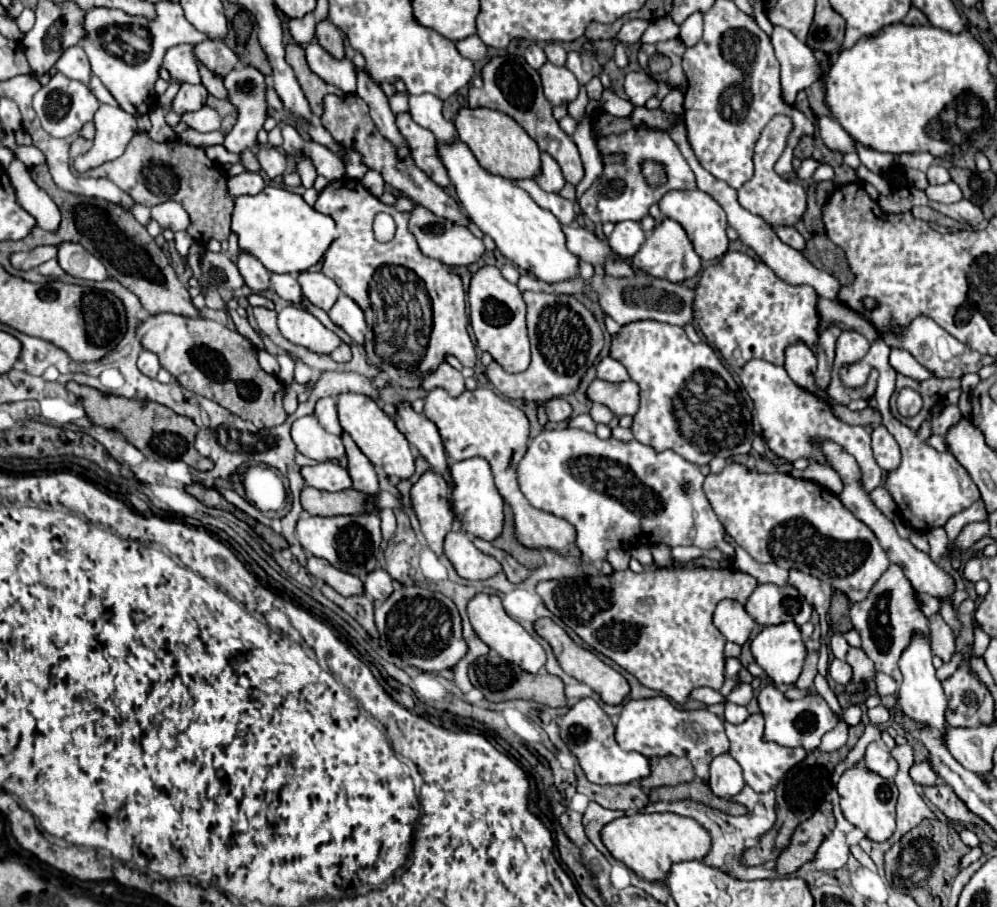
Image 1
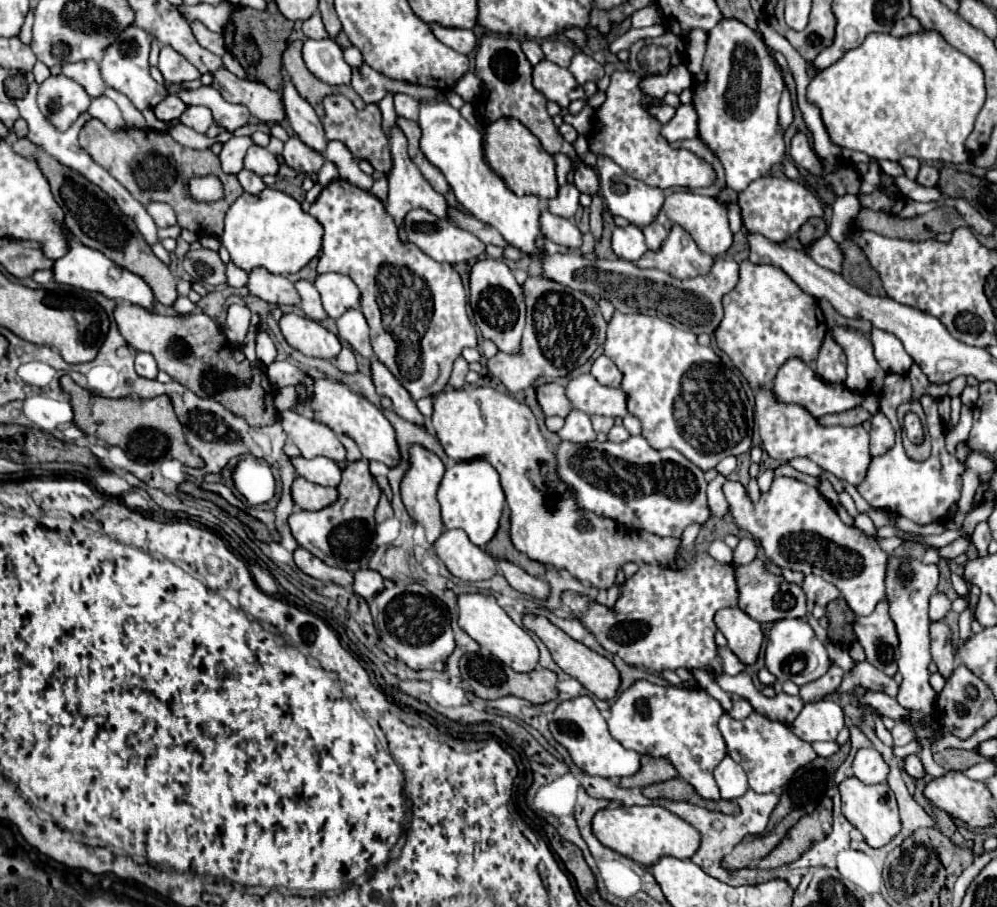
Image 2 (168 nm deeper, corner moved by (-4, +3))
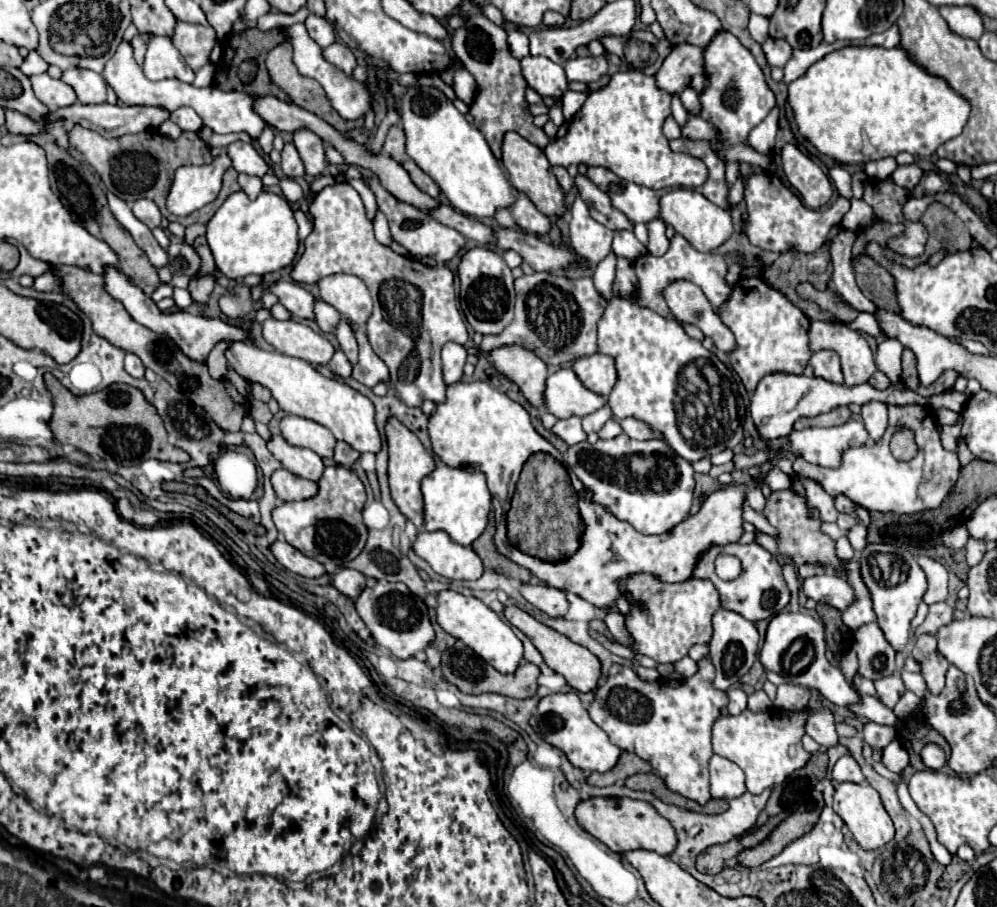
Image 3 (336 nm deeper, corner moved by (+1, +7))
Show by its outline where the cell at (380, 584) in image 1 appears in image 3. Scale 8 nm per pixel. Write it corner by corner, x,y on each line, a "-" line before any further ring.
344,567
340,573
334,575
332,585
334,585
340,593
348,595
350,599
356,599
356,597
362,593
362,589
366,587
366,575
360,573
360,571
356,571
356,569

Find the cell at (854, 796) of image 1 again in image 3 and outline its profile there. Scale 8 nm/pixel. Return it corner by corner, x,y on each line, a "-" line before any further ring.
840,783
834,793
834,811
844,819
844,823
848,825
848,829
852,831
854,839
858,841
858,845
862,849
878,849
878,847
886,845
890,839
894,839
892,819
886,813
886,809
880,801
880,795
868,783
864,783
864,785

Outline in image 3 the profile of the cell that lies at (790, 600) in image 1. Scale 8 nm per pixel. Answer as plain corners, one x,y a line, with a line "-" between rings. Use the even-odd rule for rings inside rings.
732,543
732,545
724,545
724,547
720,547
720,545
710,547
700,557
700,561
698,561
692,575
700,577
700,579
710,579
714,583
714,587
718,589
718,593
720,593
722,607
746,617
752,623
778,615
790,603
790,589
788,589
788,585
784,581
782,565
776,561
776,557
772,553
768,553
758,543
750,543
750,545
-
718,555
734,555
734,557
738,557
742,561
740,577
736,577
734,581
722,581
714,571
714,561
716,561

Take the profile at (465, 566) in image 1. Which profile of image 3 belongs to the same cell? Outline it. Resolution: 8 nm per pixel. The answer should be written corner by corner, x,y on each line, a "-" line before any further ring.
420,531
414,551
448,579
480,579
484,573
480,557
470,547
454,543
444,531

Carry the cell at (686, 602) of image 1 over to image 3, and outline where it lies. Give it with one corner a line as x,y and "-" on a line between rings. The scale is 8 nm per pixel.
634,573
626,577
626,589
634,603
624,625
636,653
652,657
658,663
676,663
688,655
692,645
710,641
710,619
720,609
720,595
712,581
690,577
682,583
664,583
652,573

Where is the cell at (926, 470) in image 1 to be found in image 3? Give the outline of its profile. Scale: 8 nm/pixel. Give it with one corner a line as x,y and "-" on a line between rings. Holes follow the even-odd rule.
888,405
888,429
884,437
878,443
862,445
858,449
848,449
842,457
842,465
838,469
826,469
820,465
812,465
798,457
794,461
794,471
802,473
806,477
816,479
832,497
838,493
848,495
854,503
866,507
868,511
892,511
892,513
916,513
916,511
928,511
942,505
942,501
948,497
950,489
960,477
960,461
958,451
948,451
942,447
940,441
940,425
936,421
936,413
926,405
-
894,419
908,421
910,429
916,435
918,443
918,457
912,461
896,461
890,455
888,443
894,433

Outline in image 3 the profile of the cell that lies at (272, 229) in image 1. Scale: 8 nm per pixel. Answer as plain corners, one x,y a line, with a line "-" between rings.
262,191
254,201
244,193
232,193
206,225
206,239
214,253
216,267
228,279
244,279
246,275
266,275
280,271
298,255
298,225
288,201
276,193

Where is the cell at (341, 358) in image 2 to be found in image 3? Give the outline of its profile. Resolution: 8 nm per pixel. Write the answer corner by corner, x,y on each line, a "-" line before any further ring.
338,349
338,351
334,353
334,357
330,359
328,367
330,367
336,375
340,375
340,377
350,377
350,375
352,375
352,363
346,359
346,355
344,355
342,349

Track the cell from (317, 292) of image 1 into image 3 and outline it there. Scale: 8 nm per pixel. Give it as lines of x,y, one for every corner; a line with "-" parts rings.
336,273
318,281
320,299
340,311
352,323
366,323
372,311
372,297
364,281
356,275

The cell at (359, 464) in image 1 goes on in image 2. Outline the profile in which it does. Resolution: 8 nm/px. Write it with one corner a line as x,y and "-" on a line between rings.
357,461
349,463
343,471
343,479
337,487
339,497
333,505
321,509
321,511
295,511
289,515
289,527
299,543
299,547
307,549
321,561
325,561
331,567
347,569
349,573
355,573
359,569
365,569
371,555
375,553
375,507
379,503
379,487
369,473
369,463

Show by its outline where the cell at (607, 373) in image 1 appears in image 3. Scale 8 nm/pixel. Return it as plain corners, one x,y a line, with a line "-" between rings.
594,353
588,357
580,357
574,361
572,369
588,389
592,389
594,393
600,393
604,397
608,397
608,393
612,391
612,387
616,383
614,361
608,355

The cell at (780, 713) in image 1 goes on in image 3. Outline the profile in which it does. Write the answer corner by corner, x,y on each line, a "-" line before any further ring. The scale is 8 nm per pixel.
818,707
818,709
808,709
808,719
804,725
804,731
820,745
832,747
838,743
838,733
836,733
836,721
834,713
830,707

